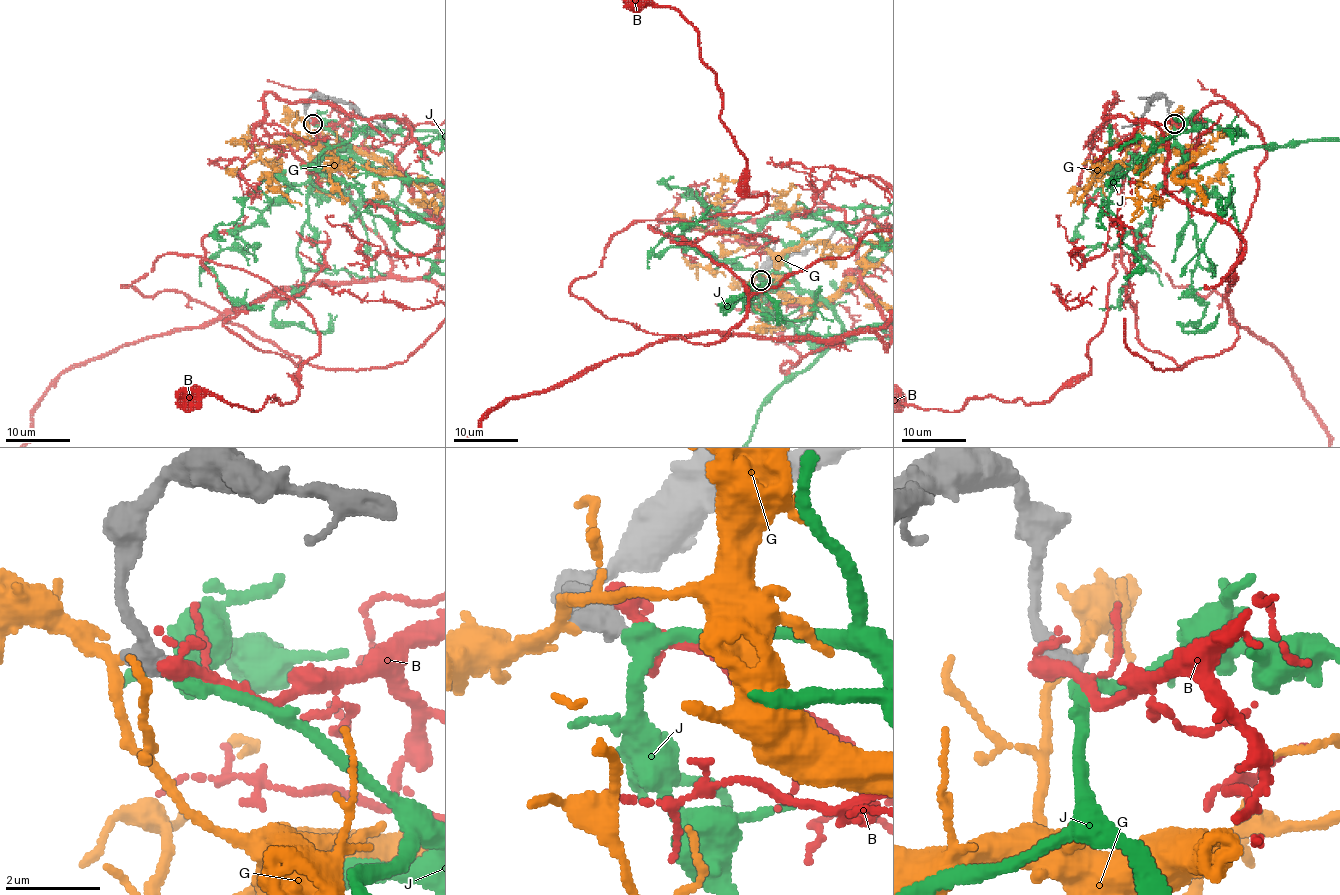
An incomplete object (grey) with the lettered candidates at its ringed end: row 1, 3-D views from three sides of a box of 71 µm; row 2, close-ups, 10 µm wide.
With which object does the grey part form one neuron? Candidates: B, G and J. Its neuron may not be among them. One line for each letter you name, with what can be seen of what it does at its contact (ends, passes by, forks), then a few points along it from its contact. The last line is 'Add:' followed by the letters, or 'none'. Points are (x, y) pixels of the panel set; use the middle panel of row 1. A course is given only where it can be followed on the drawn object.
J: it passes by; it runs (762, 279), (796, 288), (768, 288), (722, 309), (763, 291), (776, 325)
Add: J

